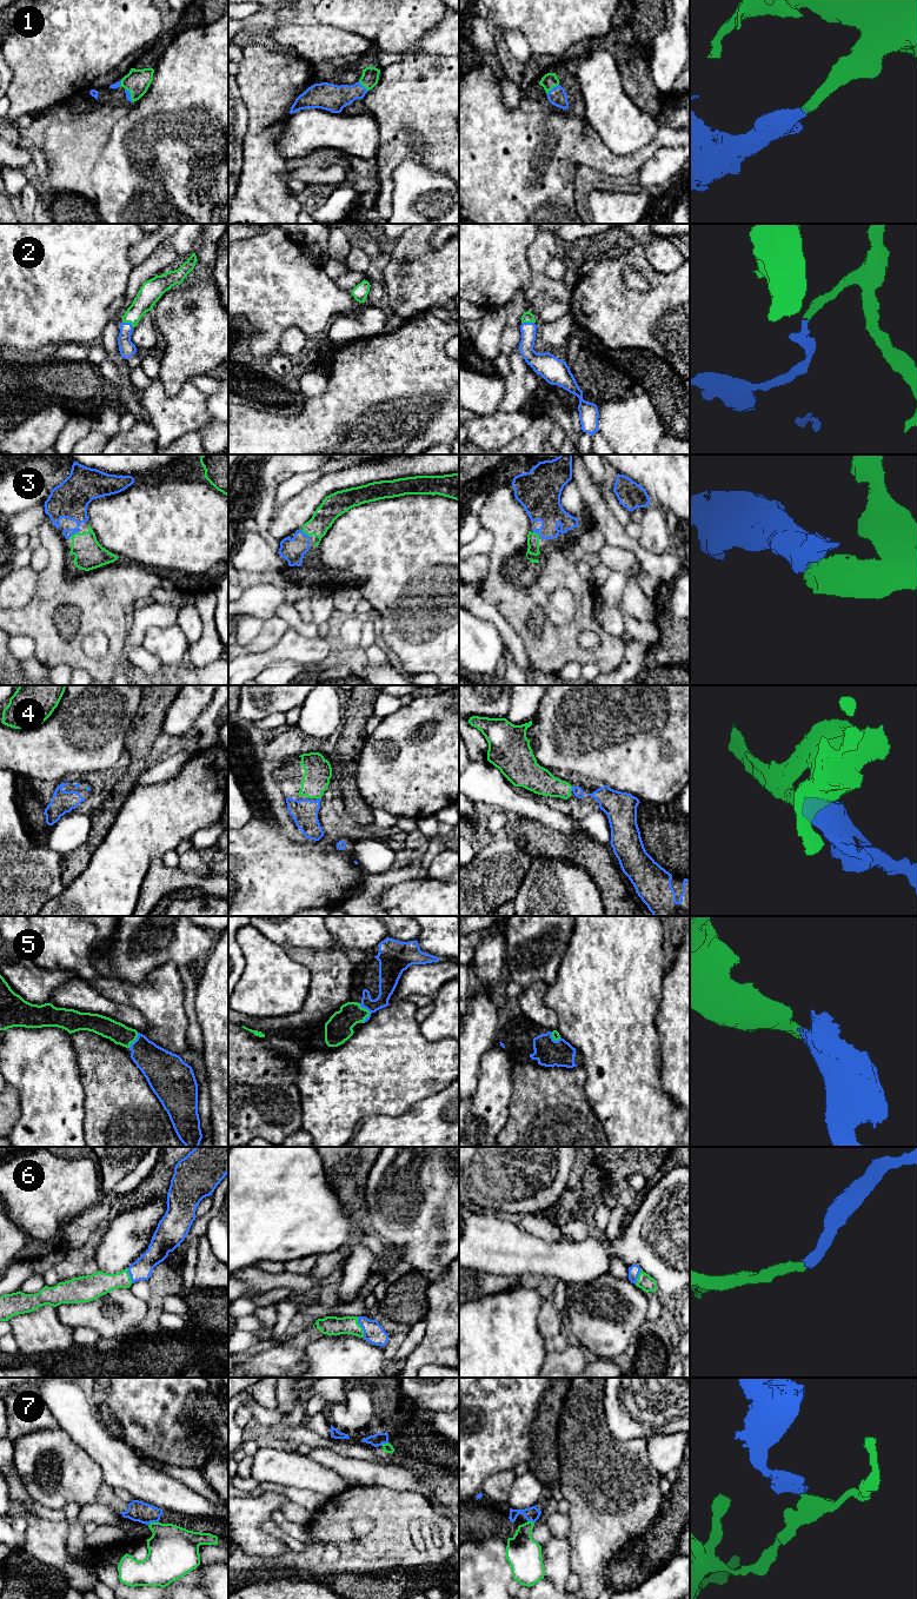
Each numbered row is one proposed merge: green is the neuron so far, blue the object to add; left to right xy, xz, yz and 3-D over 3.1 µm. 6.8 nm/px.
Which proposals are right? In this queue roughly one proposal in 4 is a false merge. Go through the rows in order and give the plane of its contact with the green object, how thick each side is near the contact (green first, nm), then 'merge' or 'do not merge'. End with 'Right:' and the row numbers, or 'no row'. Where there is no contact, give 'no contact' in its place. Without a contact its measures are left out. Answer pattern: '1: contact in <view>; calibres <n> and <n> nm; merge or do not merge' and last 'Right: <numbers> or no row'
1: contact in yz; calibres 110 and 120 nm; merge
2: contact in xy; calibres 150 and 110 nm; merge
3: contact in xy; calibres 200 and 260 nm; merge
4: contact in xz; calibres 190 and 180 nm; merge
5: contact in xz; calibres 190 and 130 nm; merge
6: contact in xz; calibres 130 and 140 nm; merge
7: contact in xy; calibres 340 and 140 nm; do not merge
Right: 1, 2, 3, 4, 5, 6

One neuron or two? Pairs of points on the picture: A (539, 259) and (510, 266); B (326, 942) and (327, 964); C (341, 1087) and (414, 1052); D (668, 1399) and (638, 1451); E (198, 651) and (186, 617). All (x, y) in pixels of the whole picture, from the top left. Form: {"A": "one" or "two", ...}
{"A": "two", "B": "two", "C": "one", "D": "two", "E": "two"}

